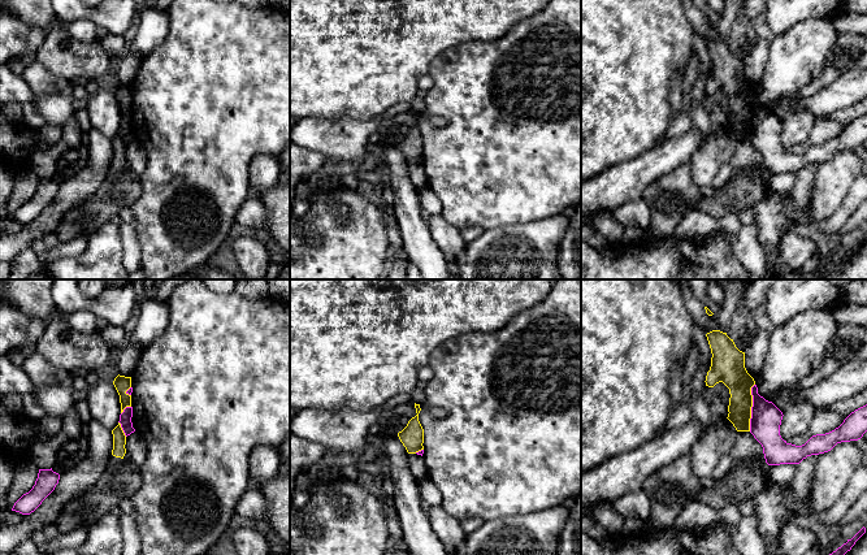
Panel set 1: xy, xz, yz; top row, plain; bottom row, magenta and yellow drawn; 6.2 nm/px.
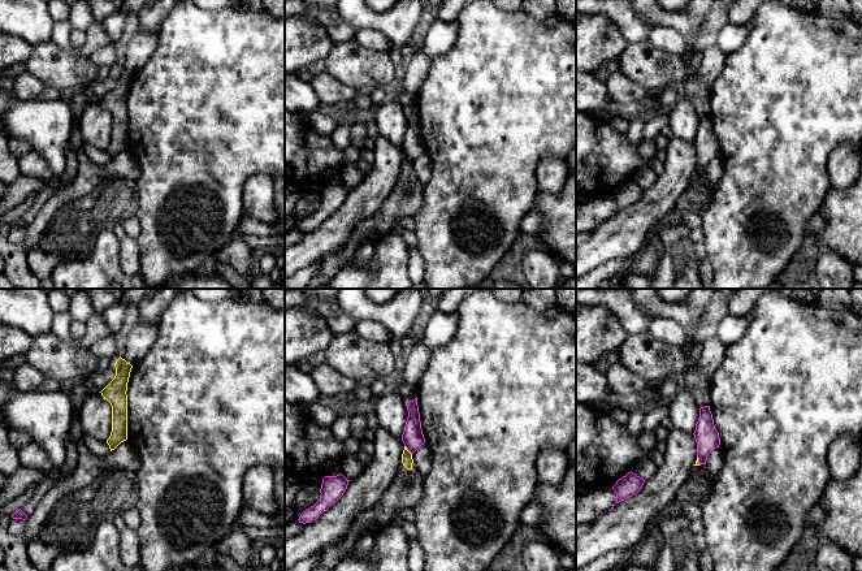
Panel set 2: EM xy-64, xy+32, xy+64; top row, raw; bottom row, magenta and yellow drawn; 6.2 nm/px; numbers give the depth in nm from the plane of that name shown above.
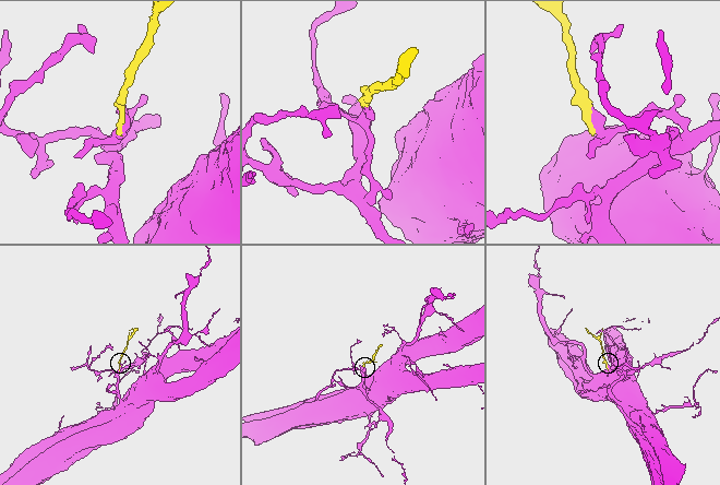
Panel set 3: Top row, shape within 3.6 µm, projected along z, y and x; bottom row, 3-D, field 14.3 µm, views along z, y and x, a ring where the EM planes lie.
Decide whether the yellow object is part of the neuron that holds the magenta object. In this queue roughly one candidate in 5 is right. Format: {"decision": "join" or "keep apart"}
{"decision": "keep apart"}

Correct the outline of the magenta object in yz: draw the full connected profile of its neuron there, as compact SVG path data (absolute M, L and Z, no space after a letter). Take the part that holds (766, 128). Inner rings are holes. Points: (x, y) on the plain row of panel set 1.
M751 96L753 116L750 142L762 153L768 174L799 173L811 164L831 160L837 152L858 149L867 140L867 113L851 121L835 139L812 144L805 153L796 155L780 144L783 121Z

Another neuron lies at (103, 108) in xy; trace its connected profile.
M100 90L88 96L86 109L92 129L99 130L108 139L113 139L118 134L121 112L113 91Z

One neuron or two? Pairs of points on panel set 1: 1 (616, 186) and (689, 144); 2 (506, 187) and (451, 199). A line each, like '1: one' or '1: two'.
1: one
2: one

